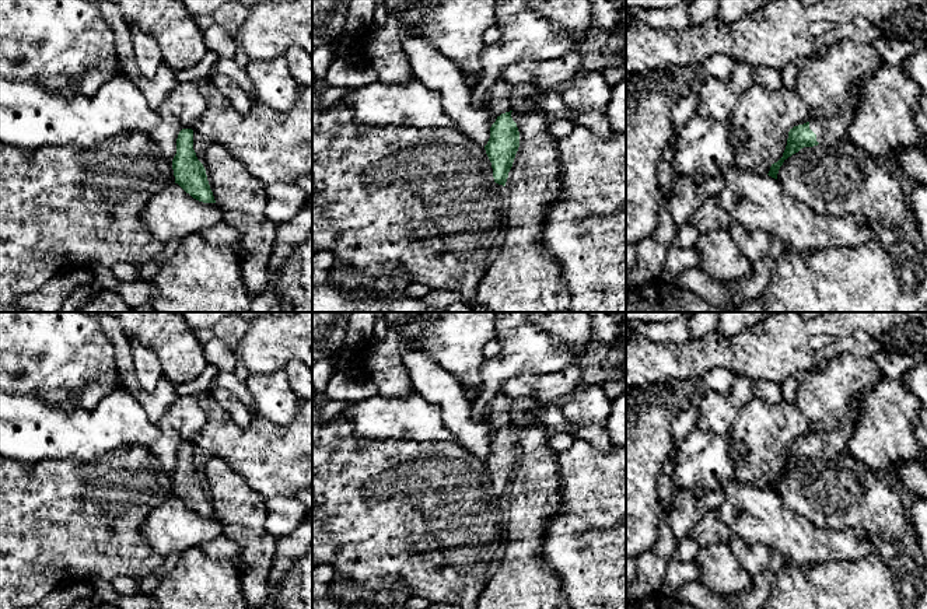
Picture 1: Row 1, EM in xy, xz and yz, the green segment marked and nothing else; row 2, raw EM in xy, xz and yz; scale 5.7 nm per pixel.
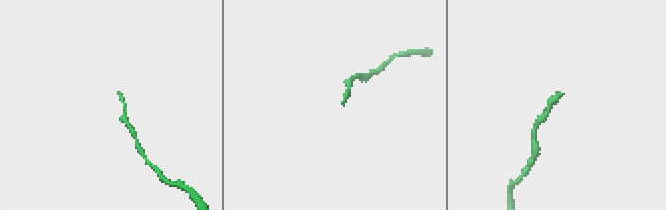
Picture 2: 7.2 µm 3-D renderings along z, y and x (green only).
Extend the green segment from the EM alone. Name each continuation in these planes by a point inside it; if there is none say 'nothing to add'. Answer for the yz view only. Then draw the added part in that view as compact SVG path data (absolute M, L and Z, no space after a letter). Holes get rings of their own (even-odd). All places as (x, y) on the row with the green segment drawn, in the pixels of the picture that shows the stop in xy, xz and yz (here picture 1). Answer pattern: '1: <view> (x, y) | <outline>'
1: yz (829, 132) | M847 109L842 116L832 116L822 120L809 120L809 129L816 134L816 141L822 146L835 146L847 137L847 130L853 123L854 111Z

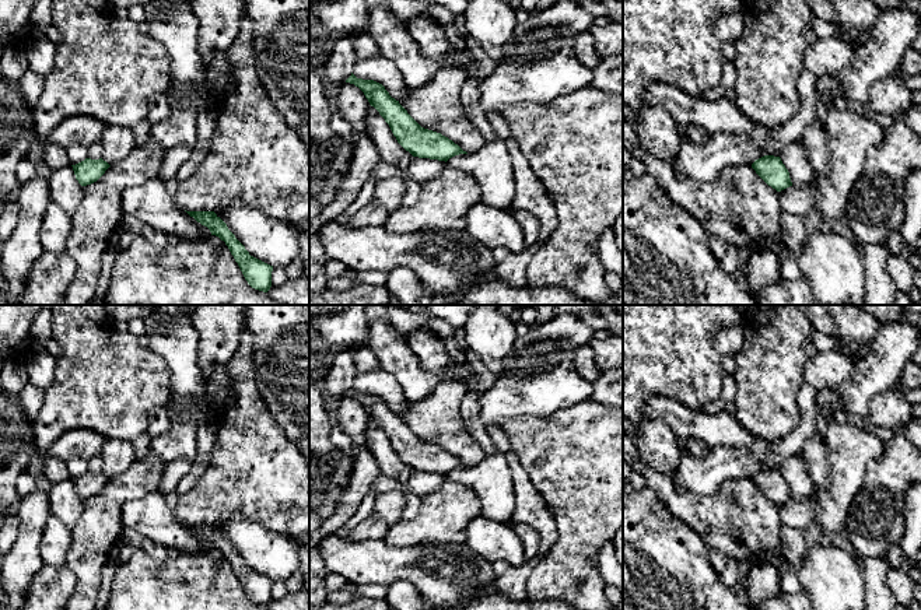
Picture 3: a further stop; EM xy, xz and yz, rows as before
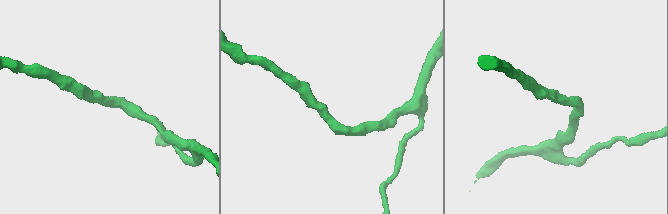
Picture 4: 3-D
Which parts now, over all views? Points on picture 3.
nothing to add

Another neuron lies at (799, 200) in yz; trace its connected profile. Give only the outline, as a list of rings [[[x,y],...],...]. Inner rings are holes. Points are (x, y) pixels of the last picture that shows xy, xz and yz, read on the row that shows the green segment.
[[[810,182],[803,186],[789,186],[778,192],[778,199],[784,213],[791,213],[803,218],[815,208],[817,185]]]

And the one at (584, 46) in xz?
[[[589,31],[578,32],[572,38],[575,57],[586,67],[595,70],[602,60]]]

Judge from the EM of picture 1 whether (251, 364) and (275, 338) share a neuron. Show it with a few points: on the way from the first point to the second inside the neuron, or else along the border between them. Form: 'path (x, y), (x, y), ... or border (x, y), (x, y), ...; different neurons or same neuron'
path (258, 357), (268, 345); same neuron

